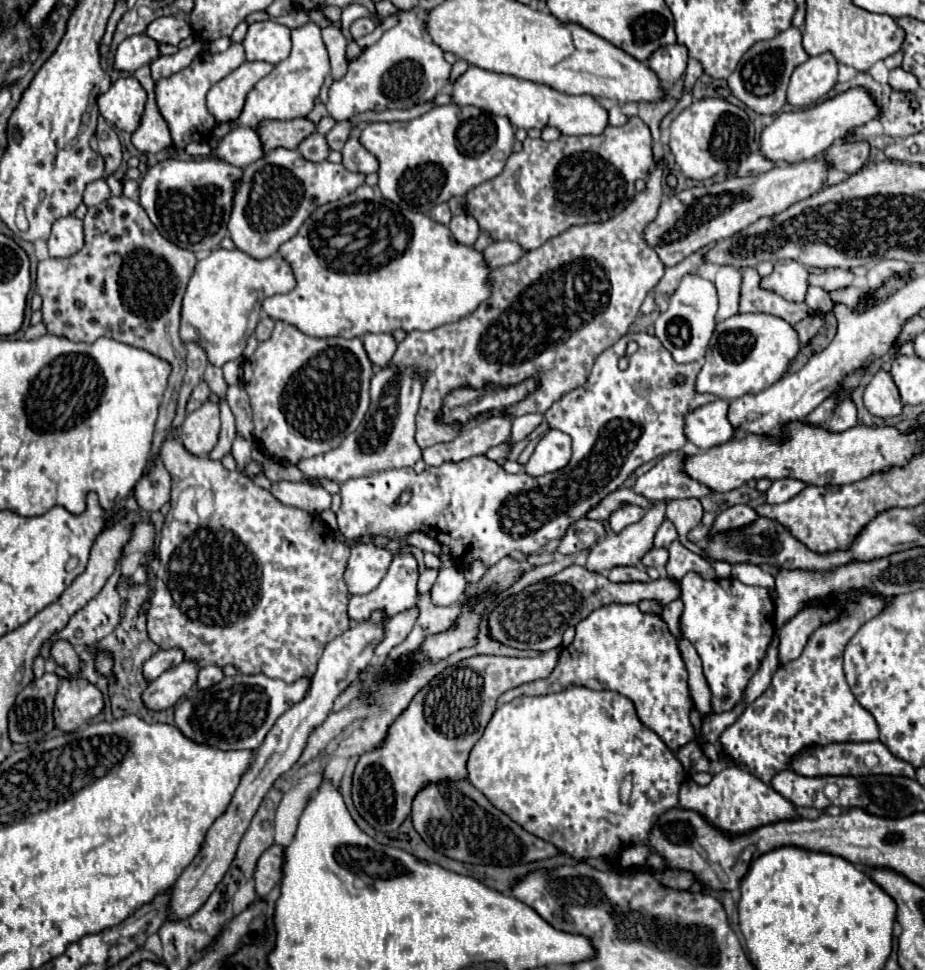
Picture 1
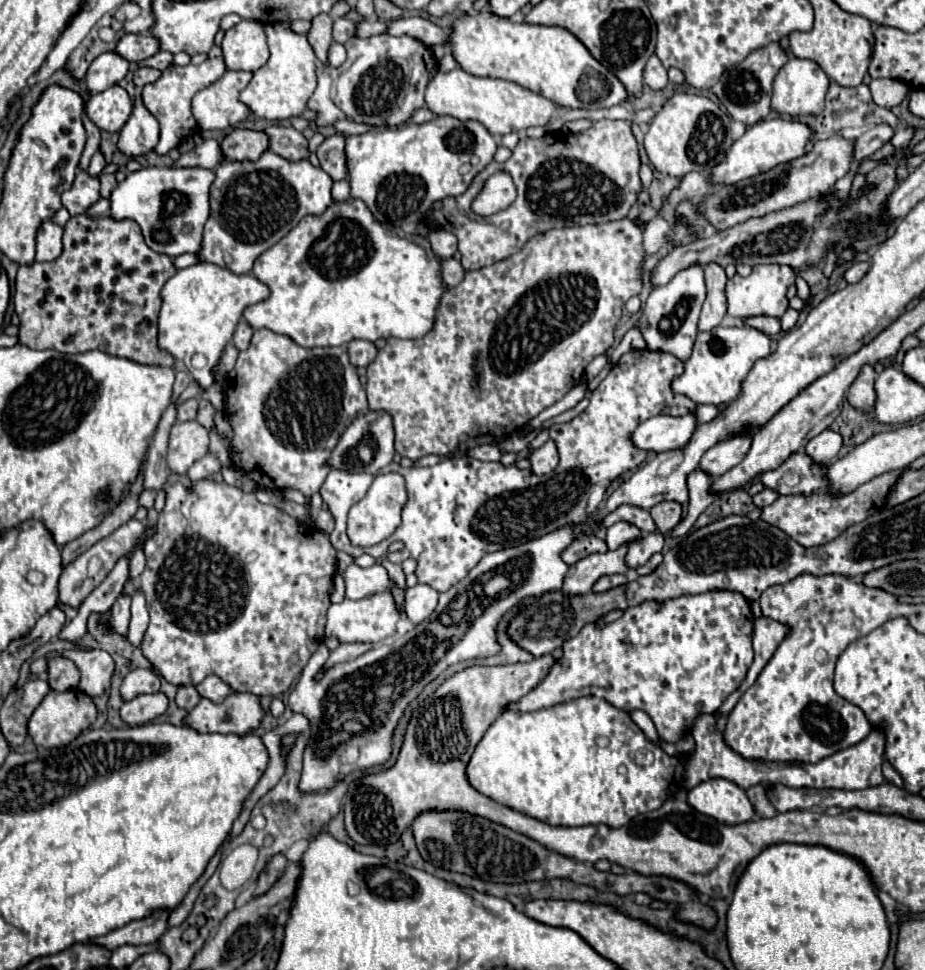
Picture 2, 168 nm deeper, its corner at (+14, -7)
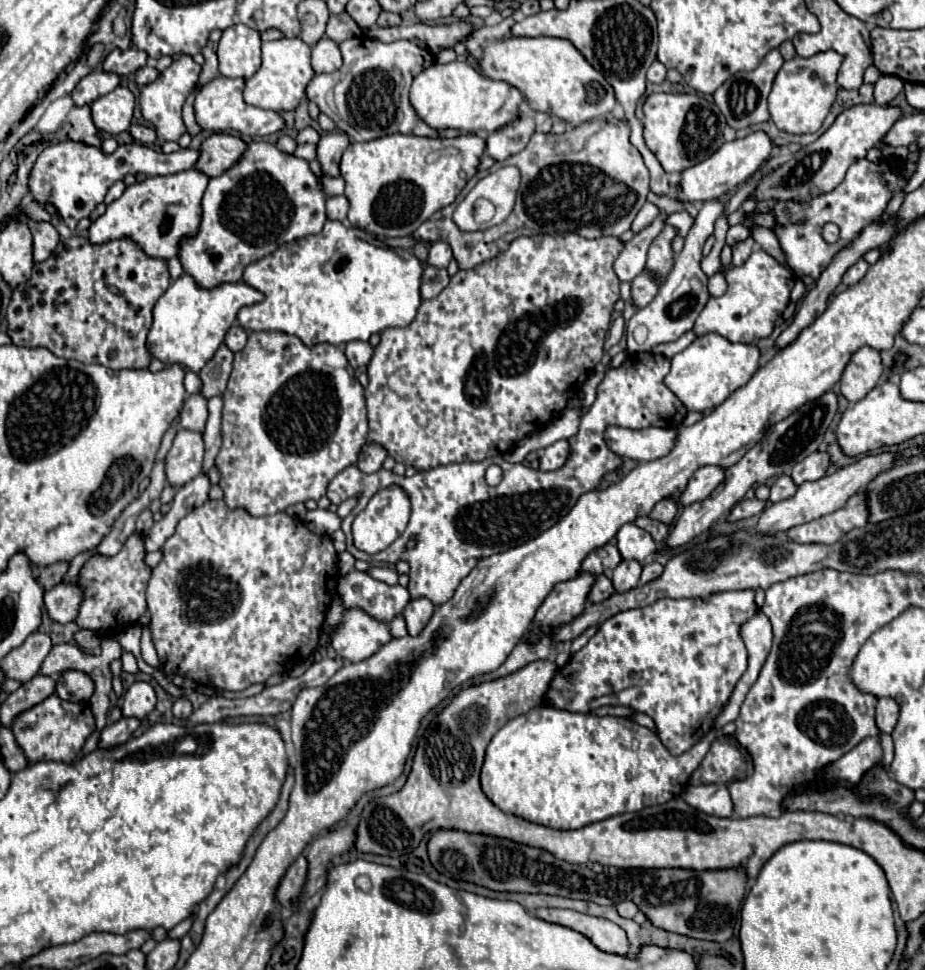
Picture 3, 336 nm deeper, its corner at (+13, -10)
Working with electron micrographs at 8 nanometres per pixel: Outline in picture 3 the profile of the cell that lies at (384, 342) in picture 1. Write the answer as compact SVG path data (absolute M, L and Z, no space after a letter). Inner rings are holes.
M351 341L351 343L347 343L347 347L345 347L345 355L347 355L351 367L357 369L357 367L367 365L367 363L371 361L371 357L373 357L373 347L371 347L369 343L365 343L365 341Z

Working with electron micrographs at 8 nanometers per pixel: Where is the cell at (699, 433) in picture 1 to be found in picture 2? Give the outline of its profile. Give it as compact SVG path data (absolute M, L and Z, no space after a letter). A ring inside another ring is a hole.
M654 416L634 430L634 446L646 452L666 452L688 444L696 430L696 418L686 416Z

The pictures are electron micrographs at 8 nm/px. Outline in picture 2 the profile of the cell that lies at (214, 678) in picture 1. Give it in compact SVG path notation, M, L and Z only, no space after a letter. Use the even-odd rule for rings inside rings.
M180 686L178 688L178 694L176 694L176 706L178 708L190 710L198 704L198 700L200 700L200 694L196 692L194 686Z

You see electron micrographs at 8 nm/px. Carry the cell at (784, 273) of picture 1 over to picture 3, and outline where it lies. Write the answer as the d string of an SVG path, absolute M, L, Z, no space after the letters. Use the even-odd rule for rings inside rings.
M753 251L745 265L729 267L725 271L725 279L727 293L721 297L711 297L707 301L707 307L695 321L693 331L697 335L715 331L731 343L757 343L753 339L769 337L775 321L781 317L789 303L789 293L795 285L795 275L765 251Z

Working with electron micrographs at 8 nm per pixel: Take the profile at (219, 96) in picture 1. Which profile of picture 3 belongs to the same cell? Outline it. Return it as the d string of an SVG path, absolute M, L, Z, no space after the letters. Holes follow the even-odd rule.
M219 75L211 83L207 83L197 93L195 103L193 103L195 117L197 117L197 123L201 125L201 129L211 131L211 133L221 133L221 131L231 129L231 131L237 131L243 135L271 135L285 127L285 121L279 113L247 105L243 101L243 87L245 87L245 79L241 79L241 77L229 79L229 77Z

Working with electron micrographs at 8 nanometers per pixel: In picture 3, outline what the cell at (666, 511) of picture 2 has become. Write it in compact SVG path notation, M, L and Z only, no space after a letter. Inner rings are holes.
M663 499L663 501L659 501L659 503L653 507L653 511L649 513L649 517L655 519L655 521L661 521L661 523L665 523L665 525L673 525L677 513L679 513L677 501L673 501L673 499Z

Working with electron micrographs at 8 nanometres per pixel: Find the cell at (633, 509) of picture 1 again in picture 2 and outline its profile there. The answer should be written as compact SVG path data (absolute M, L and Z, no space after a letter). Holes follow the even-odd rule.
M616 522L614 526L608 528L606 544L610 550L616 550L622 544L632 544L634 540L640 540L640 538L642 538L642 532L636 526L632 526L628 522Z

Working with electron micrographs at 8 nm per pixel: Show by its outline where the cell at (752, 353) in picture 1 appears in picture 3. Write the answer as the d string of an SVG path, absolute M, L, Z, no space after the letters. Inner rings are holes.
M705 333L697 337L687 349L677 353L671 359L671 371L665 377L665 385L677 395L677 399L689 411L711 411L735 391L751 379L751 375L759 369L759 347L749 343L731 343L719 333Z

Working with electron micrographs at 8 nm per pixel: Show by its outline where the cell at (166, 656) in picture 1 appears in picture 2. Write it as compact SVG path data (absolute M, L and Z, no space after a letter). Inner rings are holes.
M146 668L132 670L120 686L120 694L122 694L124 702L128 702L140 694L154 694L158 690L160 690L158 674L154 670L146 670Z

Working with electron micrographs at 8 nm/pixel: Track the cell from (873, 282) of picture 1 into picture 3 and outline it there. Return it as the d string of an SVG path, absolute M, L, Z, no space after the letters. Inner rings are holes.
M859 259L859 263L855 263L853 267L847 269L847 273L843 275L843 283L845 283L847 287L855 285L855 283L867 273L867 269L869 269L869 263L867 263L865 259Z

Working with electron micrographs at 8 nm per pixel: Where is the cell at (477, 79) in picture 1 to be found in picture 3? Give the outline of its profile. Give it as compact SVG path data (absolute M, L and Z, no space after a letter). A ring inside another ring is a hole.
M453 61L453 63L447 63L447 65L435 63L435 65L427 67L427 71L419 73L413 79L413 85L411 85L411 105L415 107L417 115L427 125L431 125L433 129L451 127L451 129L459 129L459 131L467 131L467 133L479 133L479 131L493 133L493 131L497 131L505 125L511 125L513 121L517 121L521 117L519 107L521 107L523 101L525 101L523 93L519 89L515 89L513 85L509 85L505 81L487 79L479 71L471 69L467 63L461 63L461 61Z

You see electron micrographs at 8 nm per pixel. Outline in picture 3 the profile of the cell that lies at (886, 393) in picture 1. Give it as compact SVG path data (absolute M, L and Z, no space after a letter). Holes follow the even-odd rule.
M861 347L851 357L839 381L843 397L851 403L863 399L863 395L867 395L881 381L881 375L883 375L883 363L879 351L871 347Z

